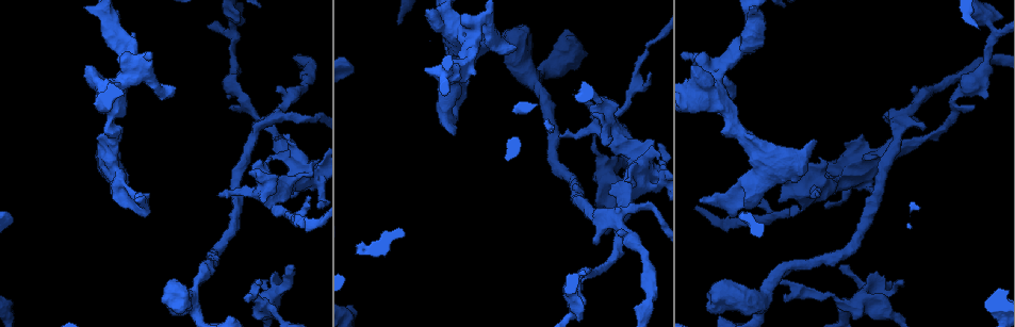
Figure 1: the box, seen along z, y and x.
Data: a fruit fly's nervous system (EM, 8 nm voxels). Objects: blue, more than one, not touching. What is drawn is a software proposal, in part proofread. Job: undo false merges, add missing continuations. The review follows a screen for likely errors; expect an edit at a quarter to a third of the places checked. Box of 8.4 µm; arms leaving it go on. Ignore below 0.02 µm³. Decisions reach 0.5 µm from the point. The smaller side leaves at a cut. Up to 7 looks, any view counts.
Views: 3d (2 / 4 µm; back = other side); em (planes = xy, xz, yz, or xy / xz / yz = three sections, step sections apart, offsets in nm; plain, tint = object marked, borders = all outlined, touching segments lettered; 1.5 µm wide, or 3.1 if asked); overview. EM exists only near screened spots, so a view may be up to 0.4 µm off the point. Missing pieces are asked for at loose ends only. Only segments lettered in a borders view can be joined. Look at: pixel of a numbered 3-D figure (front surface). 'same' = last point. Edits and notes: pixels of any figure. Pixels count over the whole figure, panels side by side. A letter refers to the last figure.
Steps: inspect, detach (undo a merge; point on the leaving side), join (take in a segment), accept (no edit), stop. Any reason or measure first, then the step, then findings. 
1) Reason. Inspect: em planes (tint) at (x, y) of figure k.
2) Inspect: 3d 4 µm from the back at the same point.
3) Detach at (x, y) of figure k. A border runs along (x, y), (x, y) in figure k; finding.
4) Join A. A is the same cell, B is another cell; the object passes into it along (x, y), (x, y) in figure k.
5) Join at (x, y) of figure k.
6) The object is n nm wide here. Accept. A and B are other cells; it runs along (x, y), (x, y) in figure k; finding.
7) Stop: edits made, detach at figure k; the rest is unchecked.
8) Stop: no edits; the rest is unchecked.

Inspect: em yz step 4 (borders) at (243, 298) of figure 1.

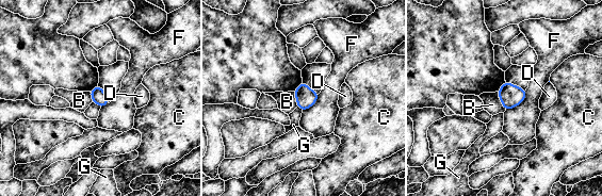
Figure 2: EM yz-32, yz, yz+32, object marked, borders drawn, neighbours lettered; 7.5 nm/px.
The object is 110 nm wide here. Accept. B, C, D, F and G are other cells; no lettered segment goes on from it.

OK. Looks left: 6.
Free end. Inspect: em planes (borders) at (901, 281) of figure 1.

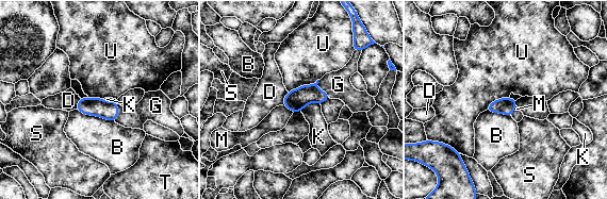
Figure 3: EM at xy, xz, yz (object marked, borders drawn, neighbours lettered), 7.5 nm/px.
Join G. G is the same cell, B, D, K, M, S, T and U are other cells; it goes on there.

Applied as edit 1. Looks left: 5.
Redraw. Inspect: overview.

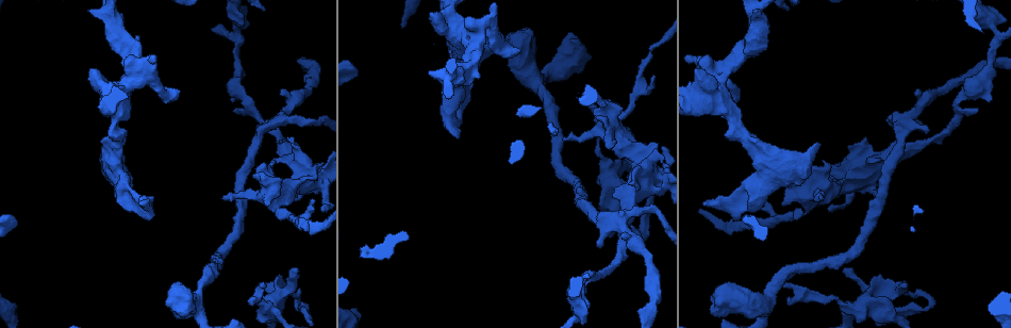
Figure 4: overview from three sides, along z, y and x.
Free end. Inspect: 3d 2 µm at (180, 92) of figure 4.

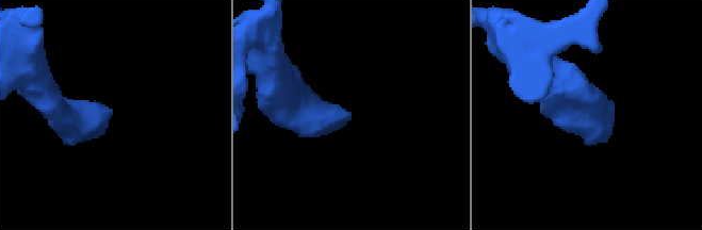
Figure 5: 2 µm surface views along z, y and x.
Inspect: em planes (tint) at (348, 115) of figure 5.

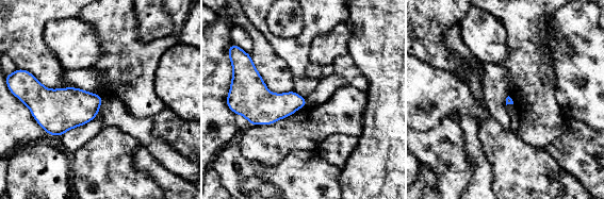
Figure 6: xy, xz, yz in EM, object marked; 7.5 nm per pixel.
What lies round it. Inspect: em planes (borders) at the same point.

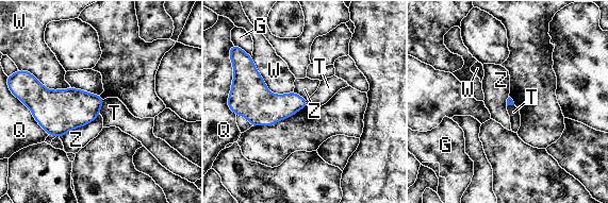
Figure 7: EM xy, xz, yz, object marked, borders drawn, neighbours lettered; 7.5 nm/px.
Accept. G, Q, T, W and Z are other cells; a border runs along (104, 99), (99, 113) in figure 7; no lettered segment goes on from it.

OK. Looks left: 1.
Stop: edits made, join at figure 3; the rest is unchecked.

